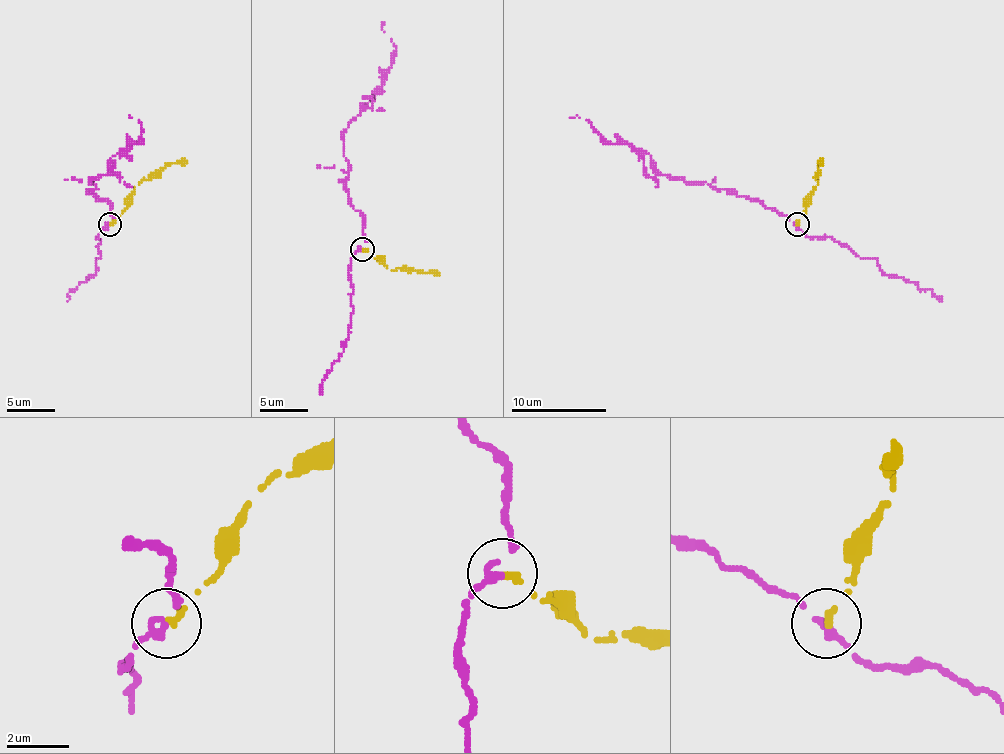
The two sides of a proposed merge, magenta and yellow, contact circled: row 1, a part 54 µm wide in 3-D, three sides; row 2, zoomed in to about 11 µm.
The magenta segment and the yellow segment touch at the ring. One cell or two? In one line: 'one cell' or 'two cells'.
two cells

